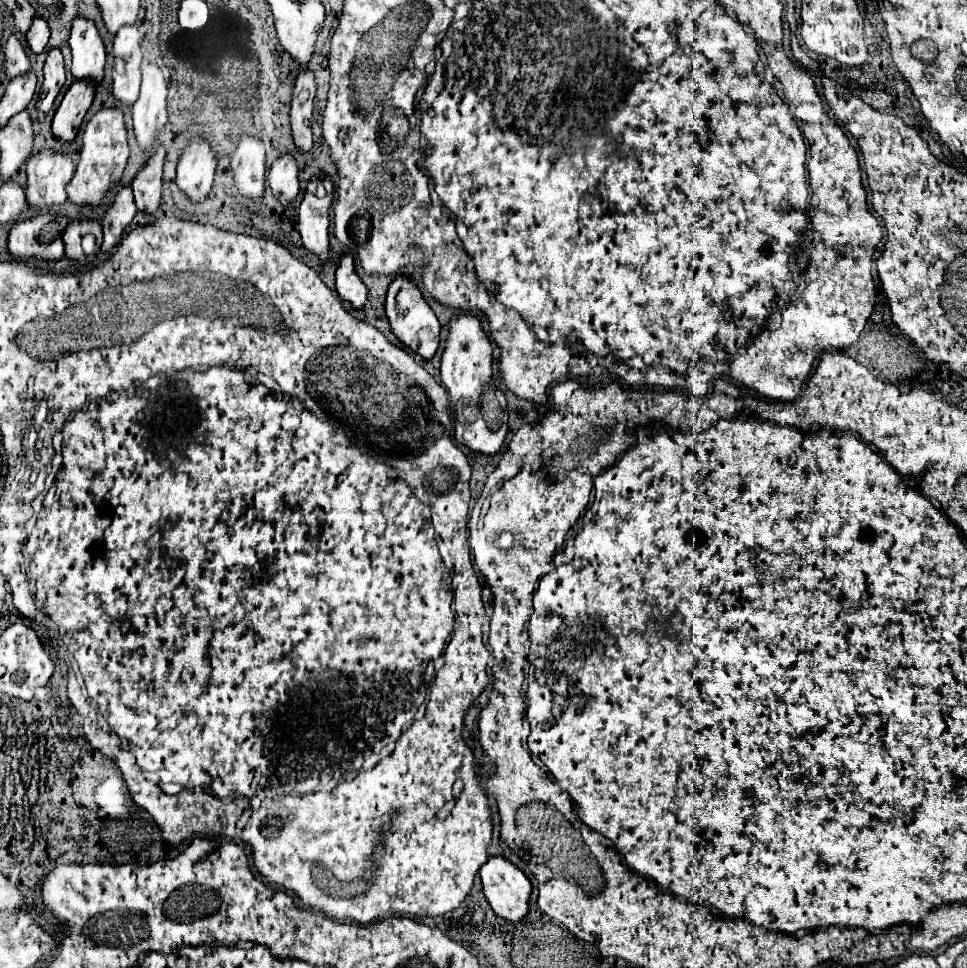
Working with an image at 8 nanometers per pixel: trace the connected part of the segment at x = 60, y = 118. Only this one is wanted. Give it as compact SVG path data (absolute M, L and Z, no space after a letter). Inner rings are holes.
M78 79L68 87L52 121L52 133L58 139L68 143L76 137L82 125L82 119L92 105L94 91L96 91L96 85L90 79Z

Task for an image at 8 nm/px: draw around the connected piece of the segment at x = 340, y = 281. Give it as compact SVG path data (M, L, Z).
M344 253L338 261L338 269L336 269L336 291L342 299L350 301L356 309L362 309L368 301L368 289L362 283L362 279L358 277L356 269L354 269L354 259L352 255Z

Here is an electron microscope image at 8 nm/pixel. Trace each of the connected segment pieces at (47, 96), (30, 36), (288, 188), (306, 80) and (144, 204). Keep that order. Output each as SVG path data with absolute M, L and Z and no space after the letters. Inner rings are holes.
M54 47L48 51L44 65L44 83L40 87L40 99L38 99L40 111L50 111L62 85L64 85L64 57L62 51Z
M40 15L34 17L32 27L26 33L26 39L28 39L28 45L30 45L30 49L34 53L42 53L46 49L48 39L50 39L50 27L48 27L48 23Z
M282 153L268 171L268 183L280 203L290 203L298 195L298 163L292 153Z
M302 69L294 81L292 91L292 135L294 143L300 151L312 149L312 111L314 111L314 97L316 97L316 81L310 69Z
M158 145L156 153L148 159L148 163L134 175L132 189L136 207L146 213L154 213L160 207L162 199L162 167L164 167L166 149Z

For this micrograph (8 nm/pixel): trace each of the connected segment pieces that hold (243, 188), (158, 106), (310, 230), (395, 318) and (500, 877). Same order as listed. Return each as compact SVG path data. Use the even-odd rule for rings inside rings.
M244 133L232 157L234 181L240 195L260 201L264 195L264 171L266 171L266 149L262 139Z
M142 63L142 89L132 105L132 119L136 139L144 151L156 141L158 127L166 123L166 93L166 79L158 65Z
M310 177L306 185L304 199L298 207L300 217L300 235L304 241L304 247L316 253L322 261L328 259L328 209L332 205L332 193L334 193L334 181L332 177Z
M404 275L396 277L390 287L388 287L388 297L386 297L386 313L392 325L394 335L408 345L412 351L420 353L424 359L432 359L432 355L438 349L438 335L440 335L440 323L434 315L434 311L428 307L428 303L422 297L422 291Z
M490 857L480 867L480 877L484 895L496 915L508 921L518 921L528 915L532 885L516 865L504 857Z

